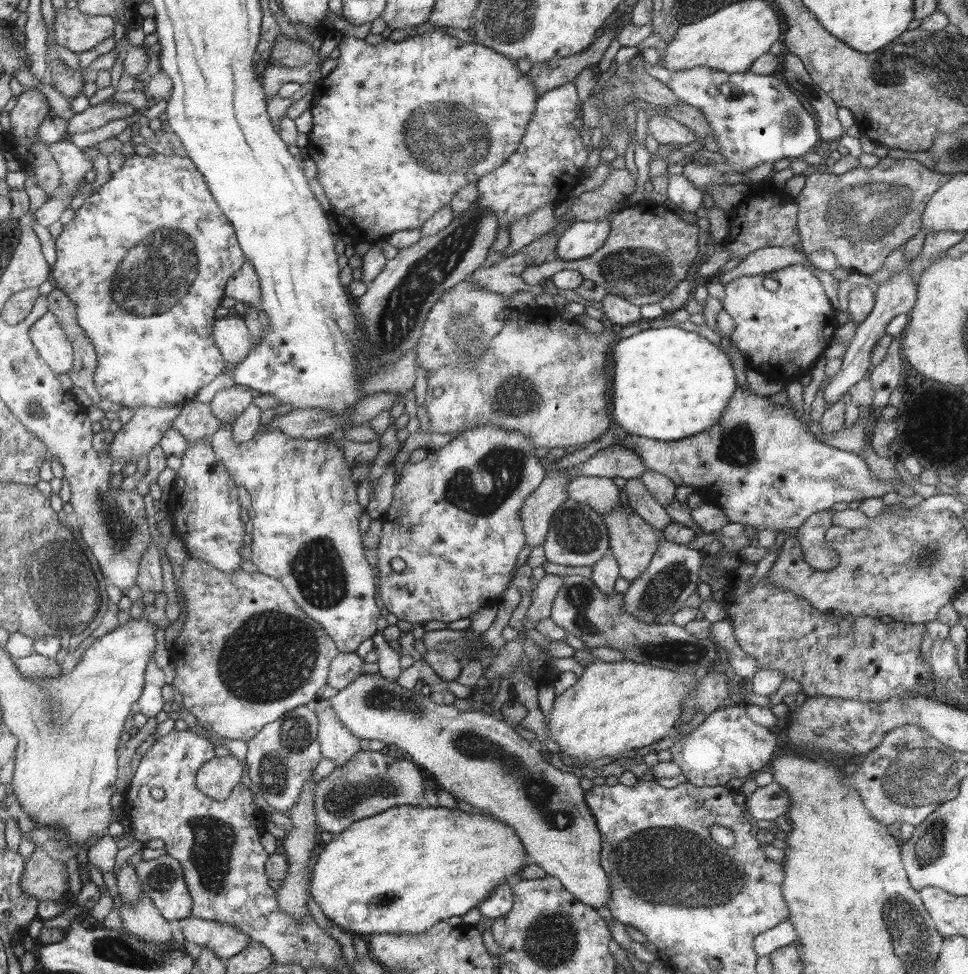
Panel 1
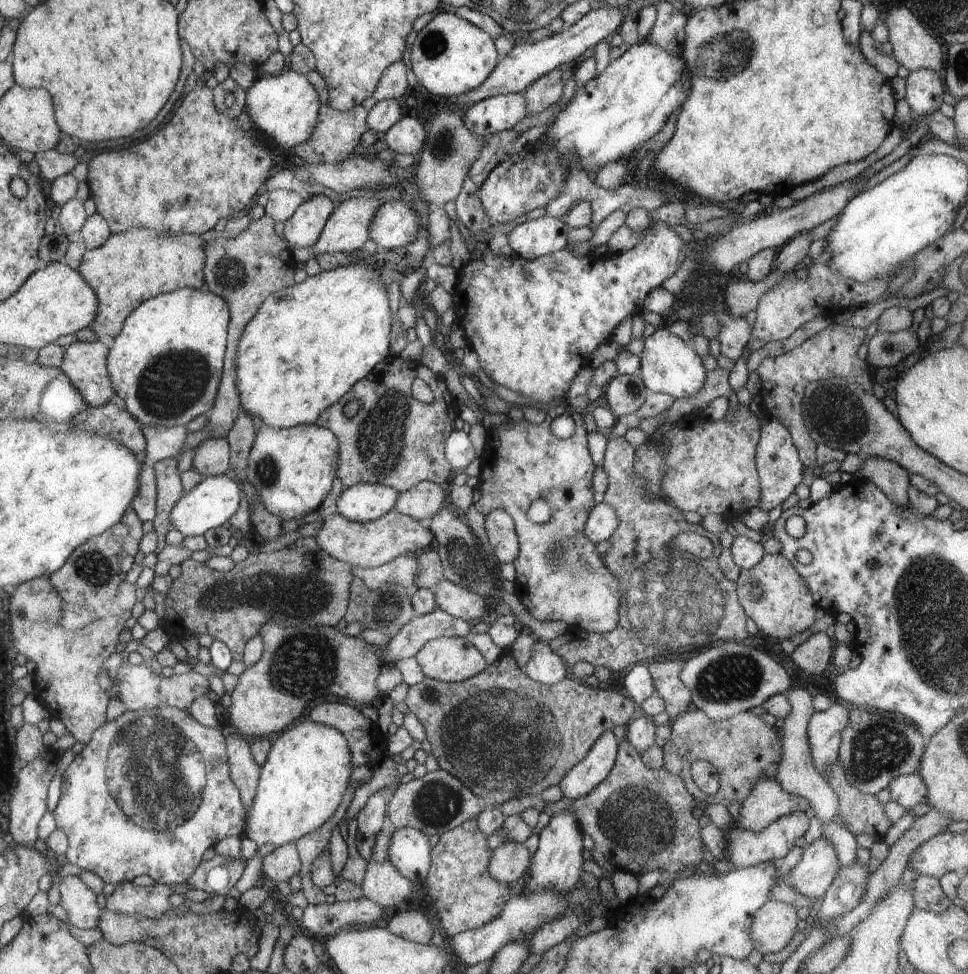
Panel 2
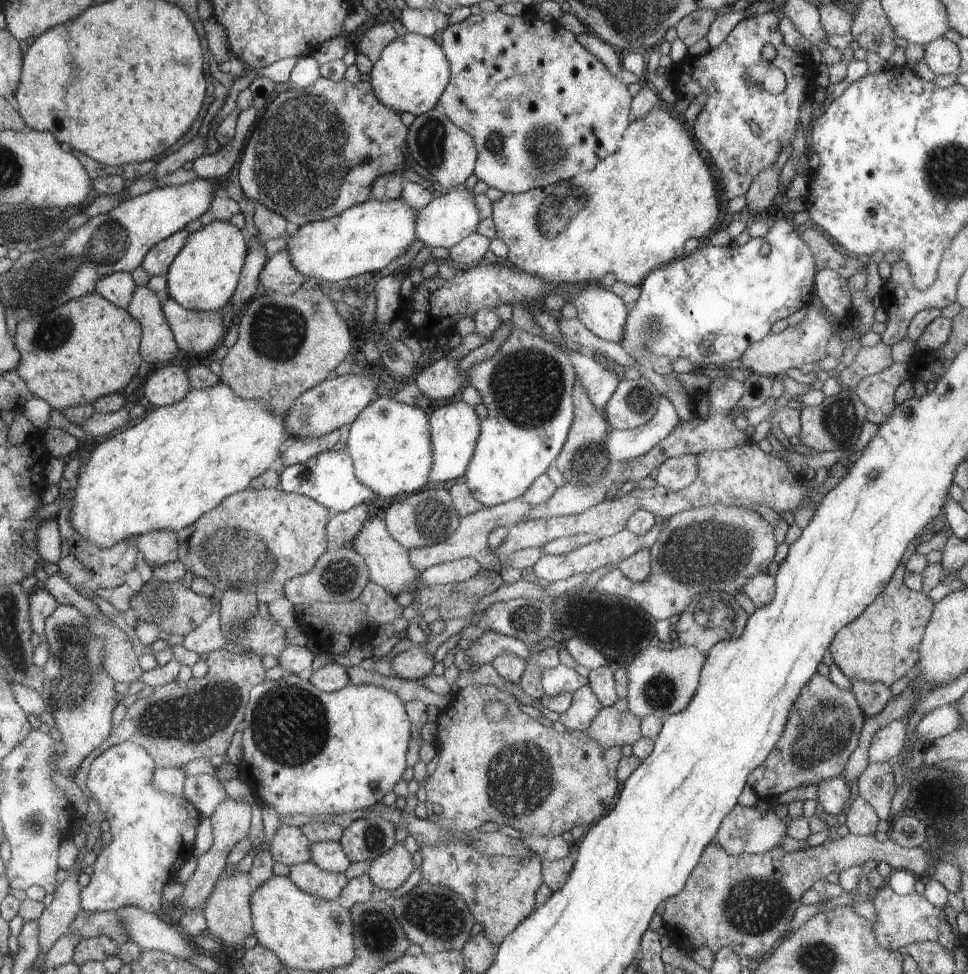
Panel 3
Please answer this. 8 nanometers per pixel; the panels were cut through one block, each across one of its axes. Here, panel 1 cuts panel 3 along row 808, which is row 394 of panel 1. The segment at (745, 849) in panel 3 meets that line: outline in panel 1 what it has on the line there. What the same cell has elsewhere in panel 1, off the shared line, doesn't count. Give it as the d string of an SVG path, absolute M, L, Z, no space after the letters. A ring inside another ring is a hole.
M739 386L735 389L734 395L731 396L730 403L727 404L726 411L723 412L722 418L719 422L706 432L702 432L695 437L688 437L678 441L661 442L644 436L633 436L626 434L626 436L618 436L620 442L617 445L626 447L630 451L634 451L638 457L643 460L644 466L673 480L673 483L678 486L695 486L697 492L703 497L704 503L722 505L726 515L731 522L740 522L740 524L750 524L753 528L758 530L776 530L776 532L787 532L788 530L796 530L803 526L812 515L818 512L830 509L838 502L856 502L862 501L864 498L882 497L887 492L898 492L897 482L883 482L879 478L874 478L870 474L870 469L864 459L860 458L858 454L852 452L845 452L844 450L837 450L828 444L823 444L821 440L817 440L816 436L812 434L809 429L802 424L800 418L797 418L795 413L786 405L774 405L772 400L768 399L769 396L762 396L754 394L750 389L743 389Z

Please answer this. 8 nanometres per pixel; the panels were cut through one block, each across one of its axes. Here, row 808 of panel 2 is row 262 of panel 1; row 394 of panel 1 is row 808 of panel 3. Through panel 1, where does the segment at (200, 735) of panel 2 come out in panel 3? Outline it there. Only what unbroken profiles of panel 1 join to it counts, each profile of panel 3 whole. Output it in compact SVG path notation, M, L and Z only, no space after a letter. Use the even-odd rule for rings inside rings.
M123 742L115 744L97 757L90 766L88 788L104 811L110 824L113 839L104 846L93 864L90 882L81 887L81 909L89 913L117 911L127 906L138 907L149 913L156 913L164 905L162 888L194 856L195 838L202 822L202 816L185 797L164 793L154 786L155 759L137 744Z

